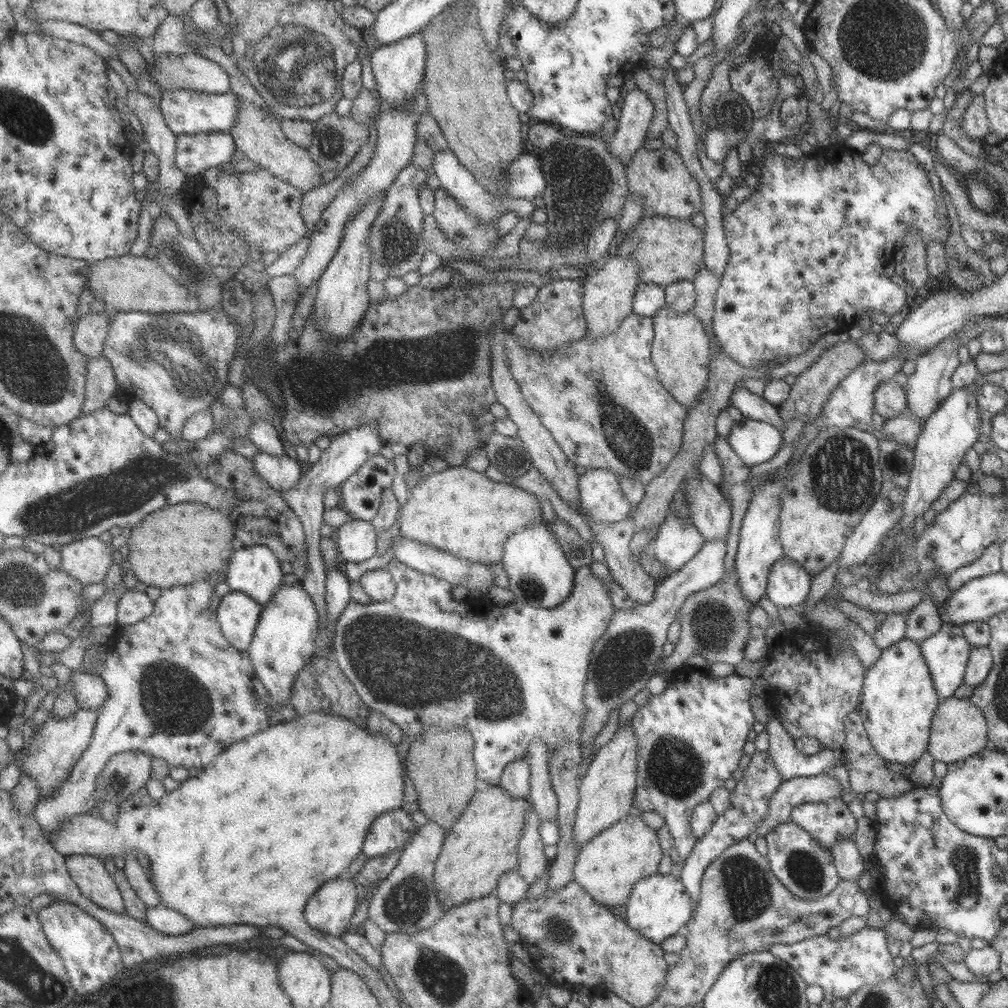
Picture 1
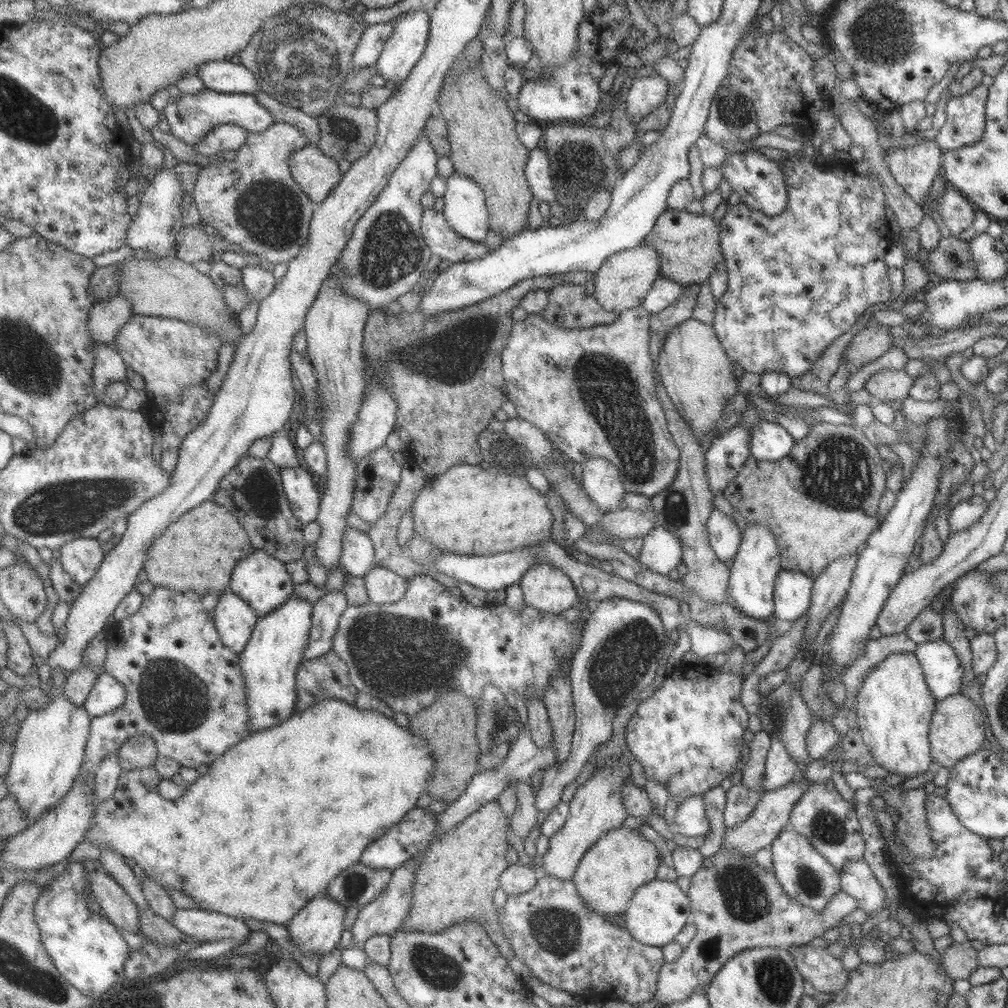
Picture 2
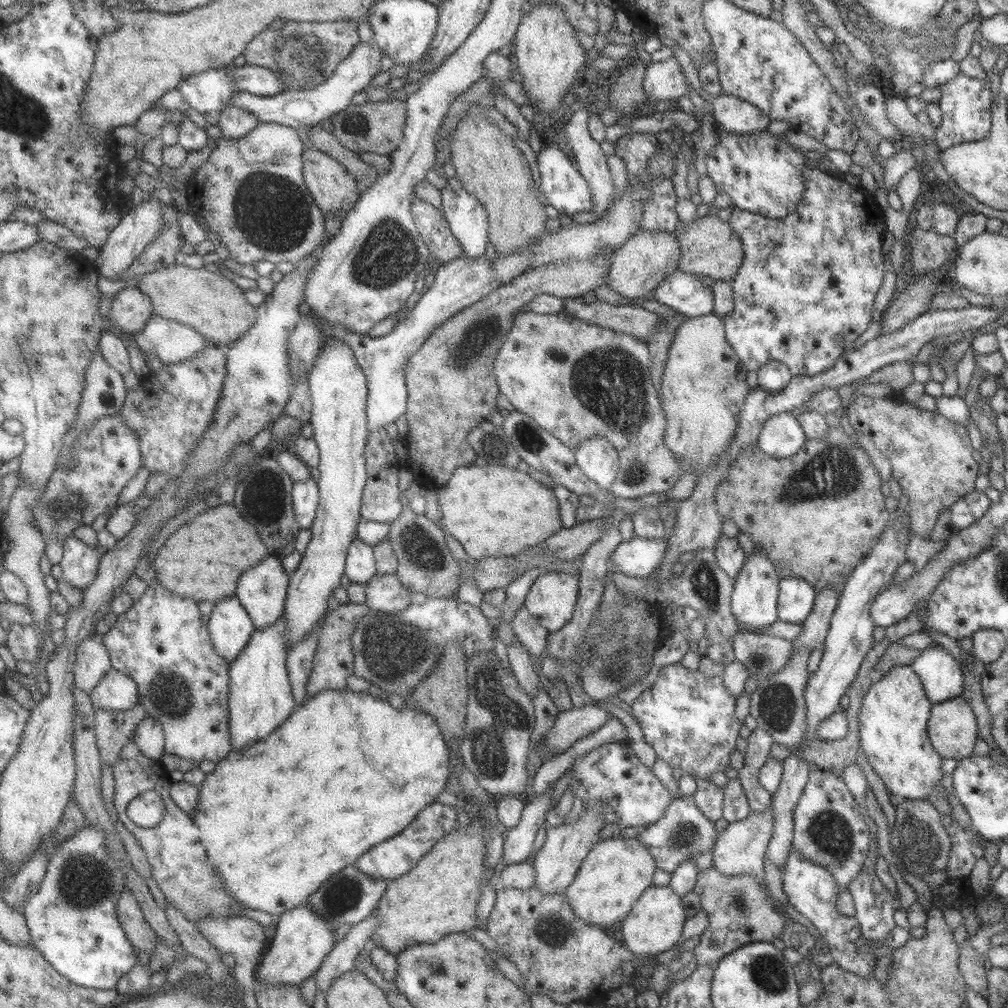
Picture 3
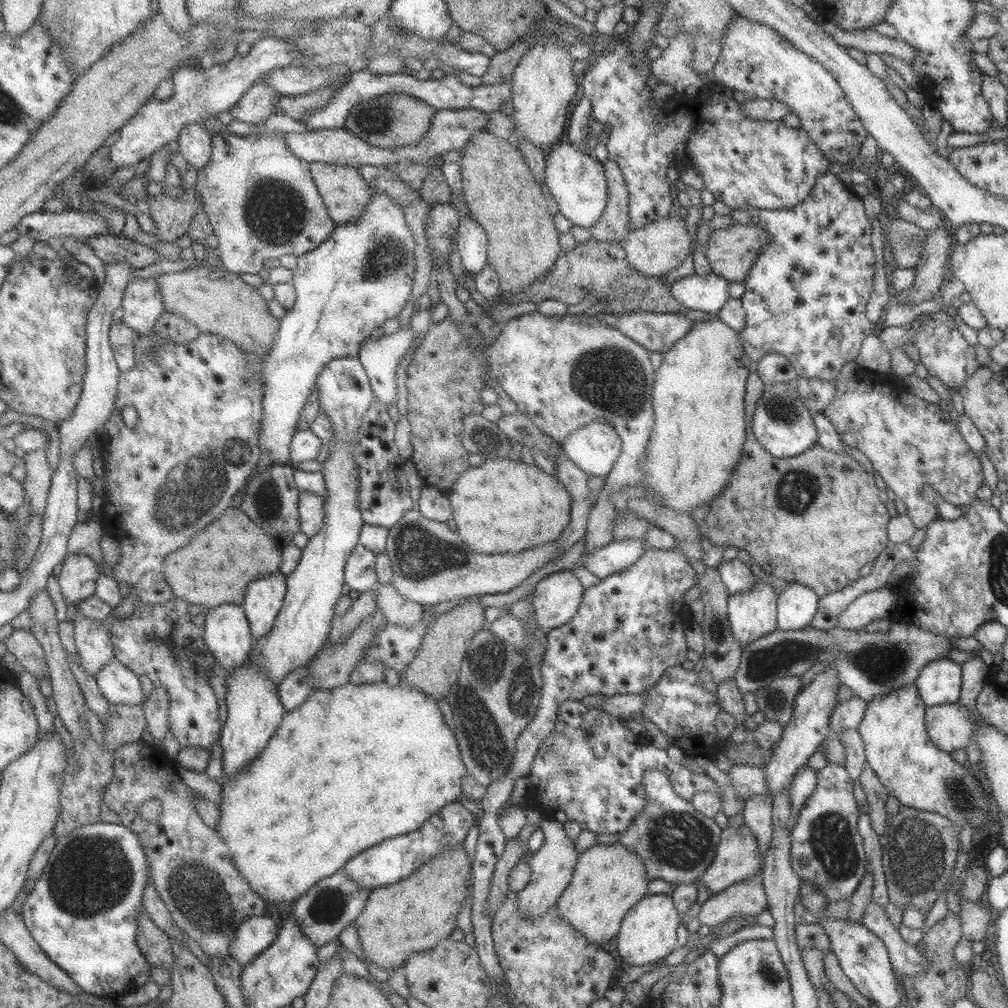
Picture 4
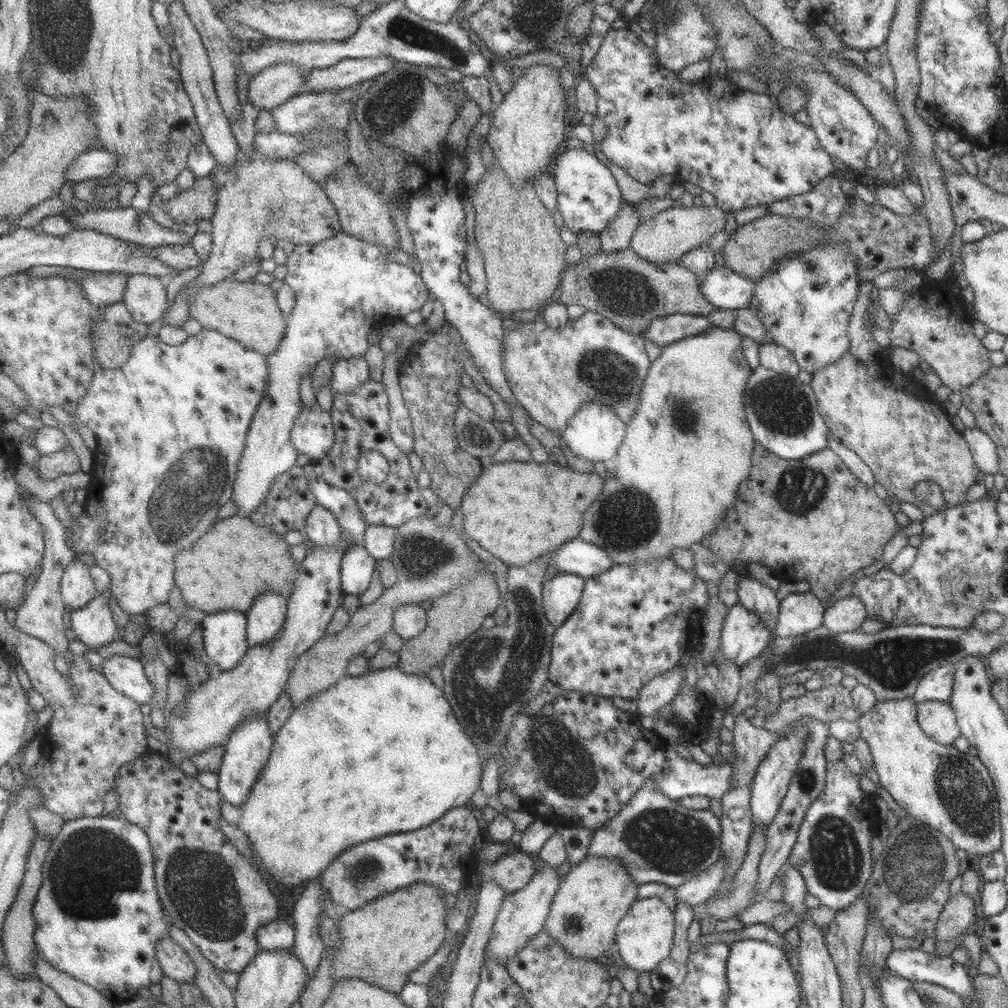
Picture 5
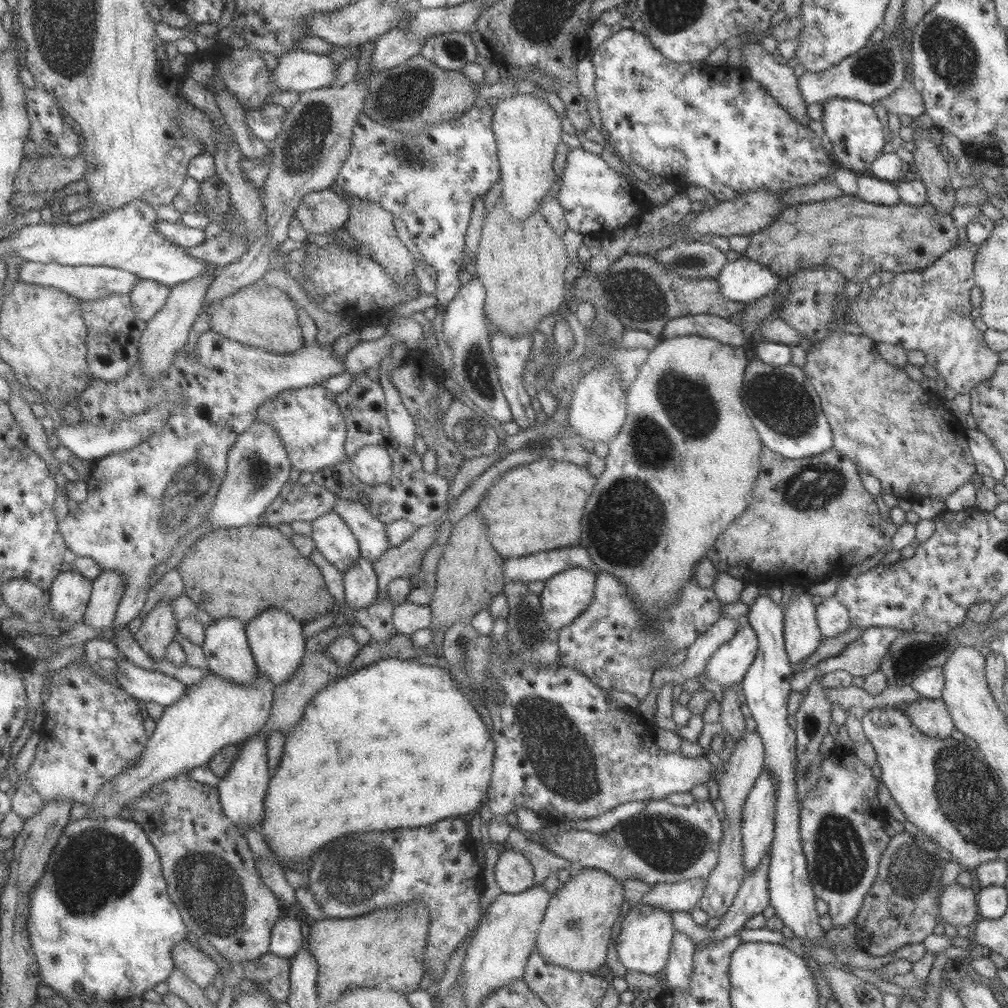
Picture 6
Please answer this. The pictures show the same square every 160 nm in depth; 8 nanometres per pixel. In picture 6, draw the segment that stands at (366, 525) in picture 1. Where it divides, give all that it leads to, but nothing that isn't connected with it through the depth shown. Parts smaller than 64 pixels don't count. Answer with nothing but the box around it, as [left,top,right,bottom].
[344,557,379,610]

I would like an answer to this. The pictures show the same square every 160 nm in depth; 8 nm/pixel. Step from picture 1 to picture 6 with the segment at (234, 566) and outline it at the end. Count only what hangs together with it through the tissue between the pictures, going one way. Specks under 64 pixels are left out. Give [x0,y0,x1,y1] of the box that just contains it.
[246,608,307,684]

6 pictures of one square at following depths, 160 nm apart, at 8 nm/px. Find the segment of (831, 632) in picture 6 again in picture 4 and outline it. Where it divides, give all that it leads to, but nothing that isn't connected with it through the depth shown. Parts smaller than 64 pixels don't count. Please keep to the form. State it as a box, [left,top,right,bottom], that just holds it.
[837,586,895,630]

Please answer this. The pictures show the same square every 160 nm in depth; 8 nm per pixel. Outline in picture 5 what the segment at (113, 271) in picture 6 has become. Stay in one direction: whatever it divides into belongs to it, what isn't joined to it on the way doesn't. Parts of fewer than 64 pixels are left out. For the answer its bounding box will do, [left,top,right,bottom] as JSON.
[75,272,128,307]

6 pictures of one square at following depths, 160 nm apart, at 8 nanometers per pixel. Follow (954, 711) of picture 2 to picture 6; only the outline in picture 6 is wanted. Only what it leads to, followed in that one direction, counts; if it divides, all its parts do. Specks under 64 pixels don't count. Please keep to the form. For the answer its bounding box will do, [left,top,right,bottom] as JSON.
[903,697,953,739]

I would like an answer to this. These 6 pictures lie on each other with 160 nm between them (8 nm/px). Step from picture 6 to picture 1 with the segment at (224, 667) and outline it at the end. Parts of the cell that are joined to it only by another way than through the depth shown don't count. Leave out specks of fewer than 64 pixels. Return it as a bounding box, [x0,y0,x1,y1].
[216,591,264,651]

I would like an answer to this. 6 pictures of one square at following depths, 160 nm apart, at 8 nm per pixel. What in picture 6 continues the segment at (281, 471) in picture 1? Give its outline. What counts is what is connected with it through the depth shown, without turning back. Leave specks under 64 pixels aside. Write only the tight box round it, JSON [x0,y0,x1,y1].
[312,512,363,575]

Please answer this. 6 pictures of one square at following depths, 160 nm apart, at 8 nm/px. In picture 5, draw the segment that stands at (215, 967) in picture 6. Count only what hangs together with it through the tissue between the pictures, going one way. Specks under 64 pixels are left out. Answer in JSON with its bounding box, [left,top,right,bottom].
[157,934,198,983]

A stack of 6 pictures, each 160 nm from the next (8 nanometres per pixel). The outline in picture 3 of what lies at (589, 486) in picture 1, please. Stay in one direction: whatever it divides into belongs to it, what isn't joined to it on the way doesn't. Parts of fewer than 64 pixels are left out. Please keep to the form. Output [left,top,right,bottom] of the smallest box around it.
[573,438,618,490]

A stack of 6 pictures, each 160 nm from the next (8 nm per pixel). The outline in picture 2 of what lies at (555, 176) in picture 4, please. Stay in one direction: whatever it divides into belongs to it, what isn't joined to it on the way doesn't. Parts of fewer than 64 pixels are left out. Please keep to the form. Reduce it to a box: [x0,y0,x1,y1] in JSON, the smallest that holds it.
[523,150,554,201]

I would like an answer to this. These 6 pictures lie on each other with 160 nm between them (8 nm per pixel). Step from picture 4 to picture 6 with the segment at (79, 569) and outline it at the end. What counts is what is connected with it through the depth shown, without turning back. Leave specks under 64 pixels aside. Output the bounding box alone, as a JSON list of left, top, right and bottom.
[51,570,94,632]

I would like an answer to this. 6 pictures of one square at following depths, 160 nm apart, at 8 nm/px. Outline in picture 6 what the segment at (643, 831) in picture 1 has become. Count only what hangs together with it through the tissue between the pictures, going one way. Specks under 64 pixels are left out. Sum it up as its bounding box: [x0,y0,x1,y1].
[536,868,623,972]

